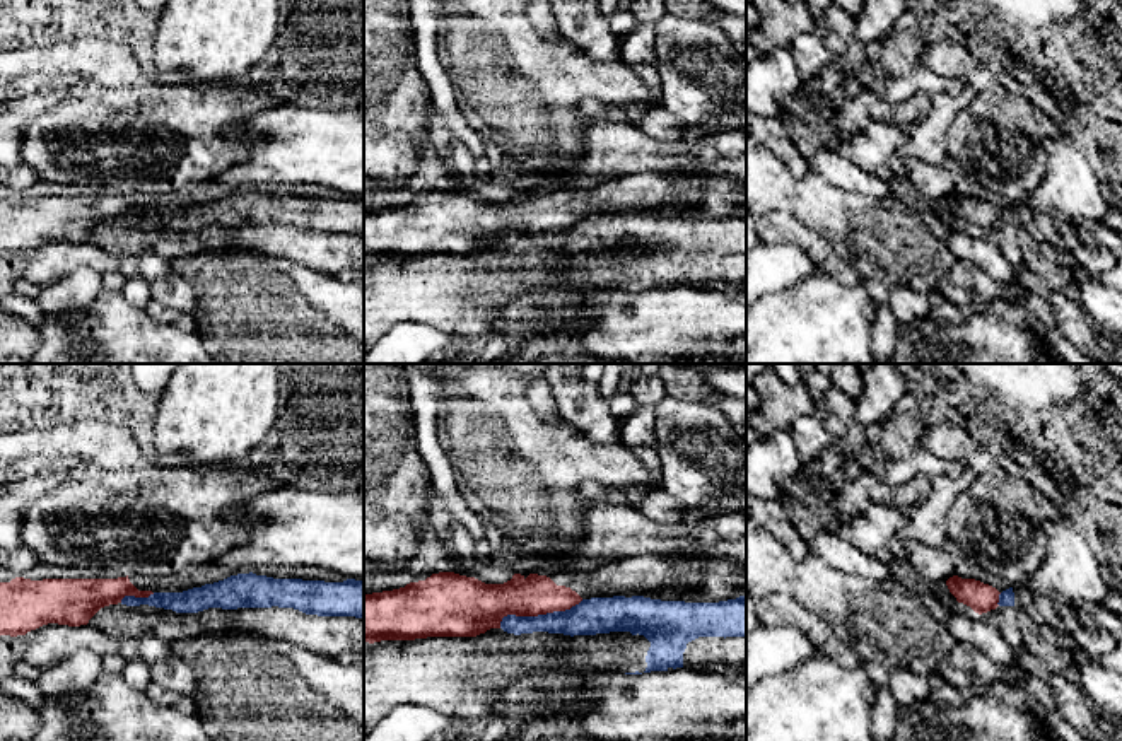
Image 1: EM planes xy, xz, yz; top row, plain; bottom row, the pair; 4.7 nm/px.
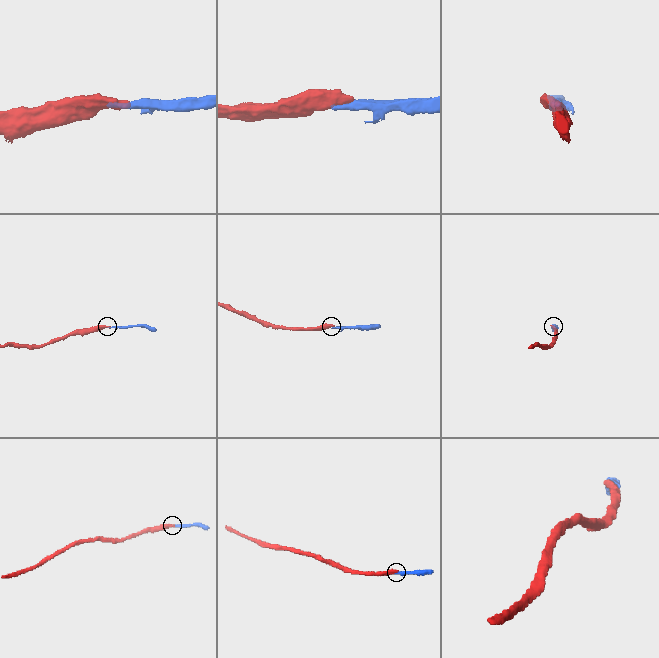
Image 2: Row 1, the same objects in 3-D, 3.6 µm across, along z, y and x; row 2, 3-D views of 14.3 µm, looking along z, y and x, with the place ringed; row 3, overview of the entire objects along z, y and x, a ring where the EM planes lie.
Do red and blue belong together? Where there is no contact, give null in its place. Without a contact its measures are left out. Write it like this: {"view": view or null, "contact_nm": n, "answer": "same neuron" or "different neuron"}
{"view": "xz", "contact_nm": 420, "answer": "different neuron"}

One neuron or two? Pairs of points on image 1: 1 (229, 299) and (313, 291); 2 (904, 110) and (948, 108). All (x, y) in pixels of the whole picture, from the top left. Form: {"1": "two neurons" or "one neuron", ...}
{"1": "one neuron", "2": "two neurons"}

